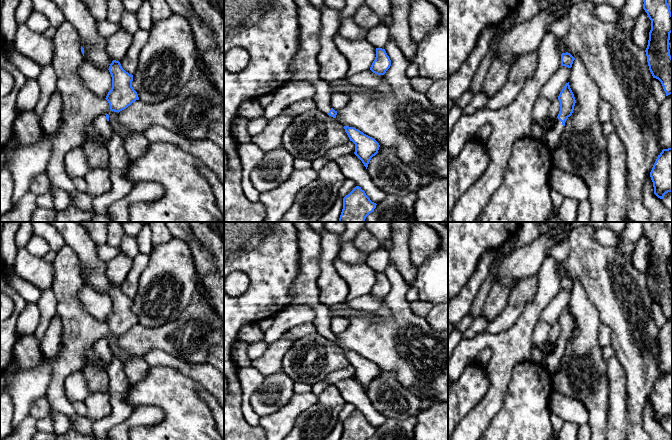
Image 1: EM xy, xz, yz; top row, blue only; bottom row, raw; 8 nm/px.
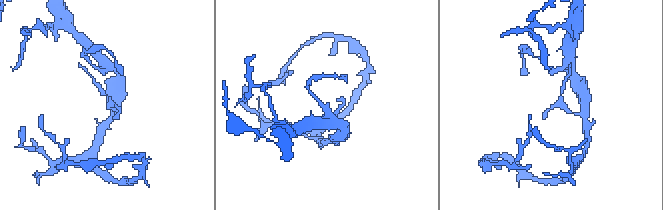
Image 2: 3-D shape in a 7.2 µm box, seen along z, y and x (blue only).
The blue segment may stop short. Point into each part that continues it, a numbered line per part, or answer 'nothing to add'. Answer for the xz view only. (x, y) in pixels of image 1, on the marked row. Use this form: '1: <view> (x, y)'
1: xz (304, 67)

